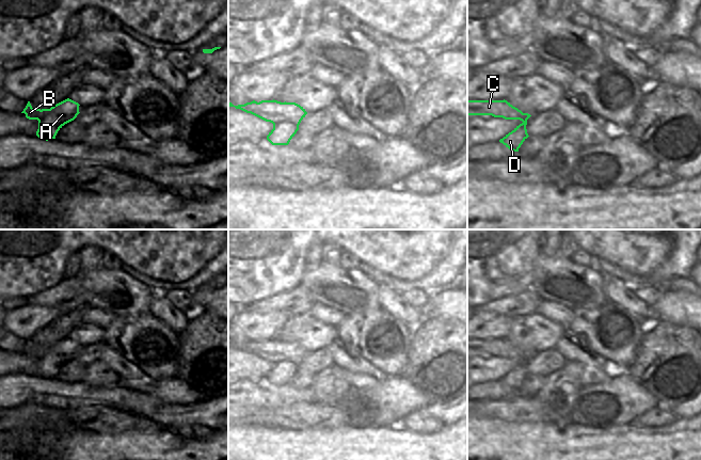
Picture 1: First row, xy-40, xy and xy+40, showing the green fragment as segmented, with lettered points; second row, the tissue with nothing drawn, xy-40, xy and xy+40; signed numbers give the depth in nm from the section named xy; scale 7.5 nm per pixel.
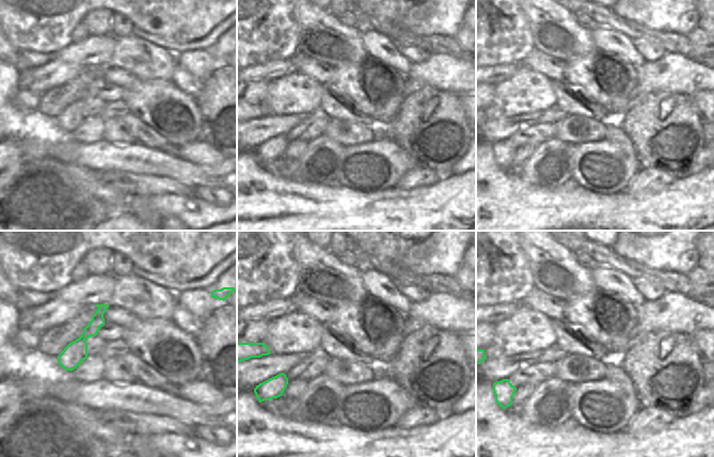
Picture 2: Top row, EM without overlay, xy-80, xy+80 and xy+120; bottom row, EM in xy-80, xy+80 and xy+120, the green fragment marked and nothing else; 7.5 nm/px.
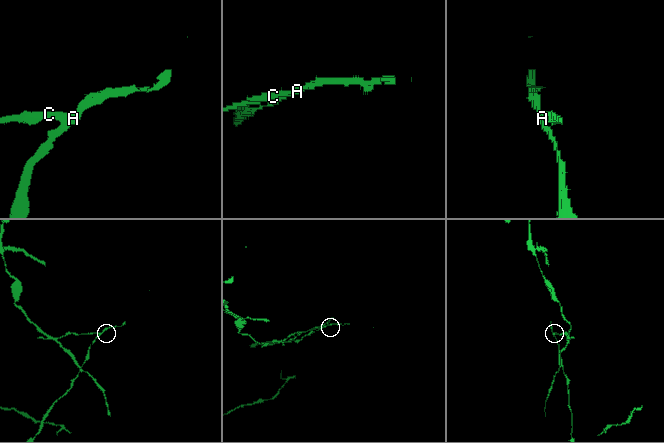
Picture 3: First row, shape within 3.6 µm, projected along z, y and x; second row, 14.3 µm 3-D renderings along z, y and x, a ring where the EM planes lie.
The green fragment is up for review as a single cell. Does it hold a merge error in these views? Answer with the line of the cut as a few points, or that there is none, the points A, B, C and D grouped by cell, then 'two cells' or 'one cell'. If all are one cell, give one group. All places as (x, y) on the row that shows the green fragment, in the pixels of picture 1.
xy (276, 101), (276, 105), (283, 112), (283, 120), (273, 124) | A D / B C | two cells

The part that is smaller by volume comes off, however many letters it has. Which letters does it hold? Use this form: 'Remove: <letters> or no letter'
Remove: A, D

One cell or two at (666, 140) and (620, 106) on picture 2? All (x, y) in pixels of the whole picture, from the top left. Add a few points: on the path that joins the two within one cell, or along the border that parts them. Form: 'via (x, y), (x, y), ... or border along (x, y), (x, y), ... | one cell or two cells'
border along (643, 95), (619, 119) | two cells

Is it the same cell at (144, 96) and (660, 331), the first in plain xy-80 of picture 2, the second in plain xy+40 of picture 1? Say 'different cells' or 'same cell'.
different cells

